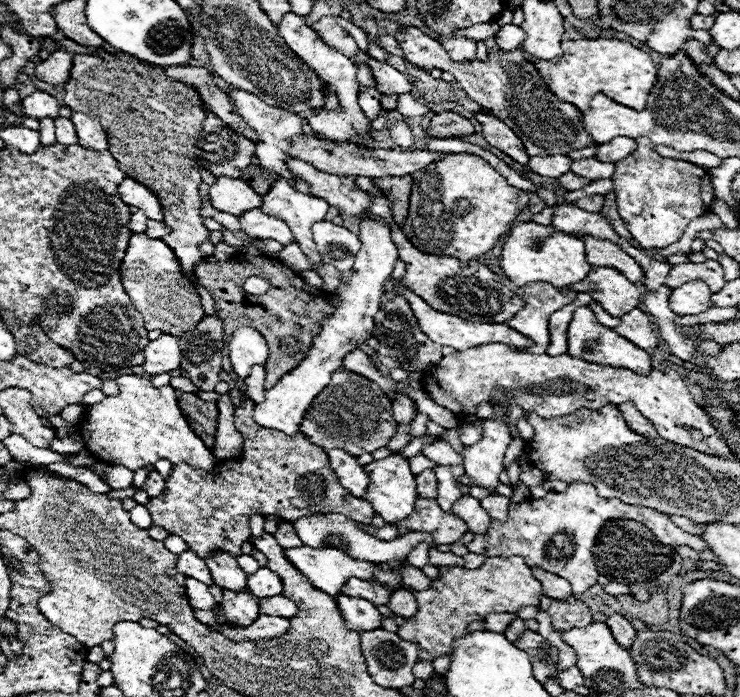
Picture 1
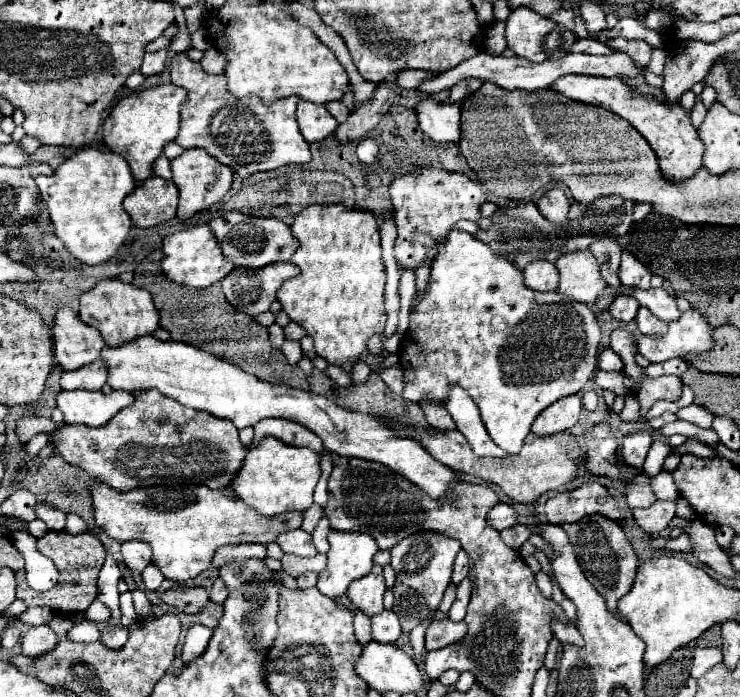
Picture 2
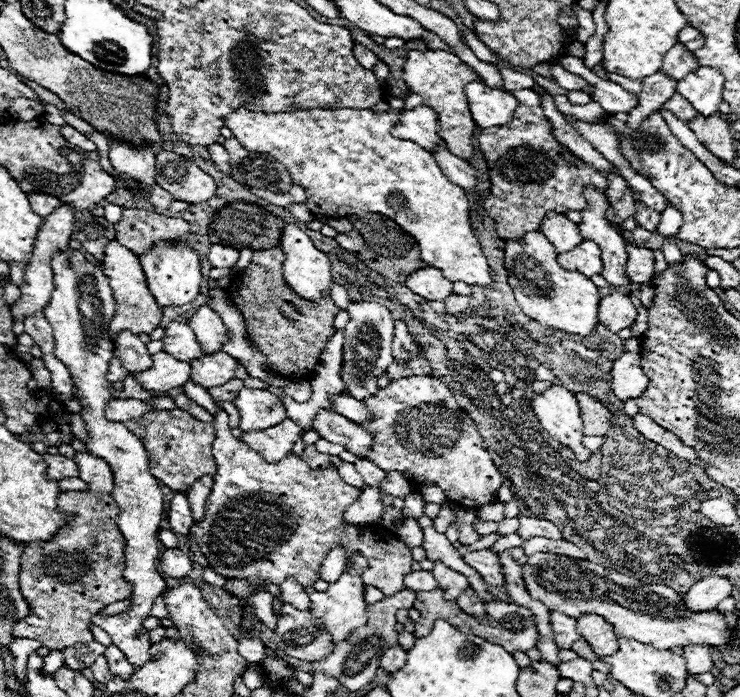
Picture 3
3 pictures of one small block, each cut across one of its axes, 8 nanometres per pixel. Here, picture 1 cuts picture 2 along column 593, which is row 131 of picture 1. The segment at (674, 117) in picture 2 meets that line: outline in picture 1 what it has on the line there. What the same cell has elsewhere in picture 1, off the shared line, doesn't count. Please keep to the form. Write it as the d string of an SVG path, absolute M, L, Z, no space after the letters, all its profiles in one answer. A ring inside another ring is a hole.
M72 112L74 126L78 128L78 144L88 148L88 150L108 150L108 138L104 128L100 126L98 120L80 114L80 112Z

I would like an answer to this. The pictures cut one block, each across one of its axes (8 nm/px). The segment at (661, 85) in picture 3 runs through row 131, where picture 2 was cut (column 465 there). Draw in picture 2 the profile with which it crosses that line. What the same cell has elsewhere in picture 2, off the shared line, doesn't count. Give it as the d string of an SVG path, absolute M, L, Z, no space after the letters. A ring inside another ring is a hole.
M450 618L434 620L426 630L426 650L438 650L450 644L460 642L466 636L464 622L452 622Z

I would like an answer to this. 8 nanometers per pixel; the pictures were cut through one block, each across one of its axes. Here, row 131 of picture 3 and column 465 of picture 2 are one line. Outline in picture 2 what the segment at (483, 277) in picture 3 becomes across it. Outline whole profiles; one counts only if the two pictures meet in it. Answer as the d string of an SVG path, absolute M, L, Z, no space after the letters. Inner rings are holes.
M452 230L448 234L448 242L446 242L444 252L440 252L436 256L436 260L432 262L432 272L430 272L430 282L428 282L428 288L426 288L426 294L424 294L424 298L420 298L420 302L416 302L416 306L414 306L414 310L410 314L408 334L406 334L406 338L402 338L400 364L404 368L404 378L406 378L406 388L404 388L402 396L406 400L410 400L410 402L420 402L422 396L428 396L428 400L444 402L448 384L458 384L458 386L462 386L470 394L470 398L478 406L478 410L482 414L482 422L484 422L488 434L492 436L492 440L500 448L504 448L508 454L518 454L526 434L530 432L530 426L532 426L534 418L544 408L554 404L556 400L560 400L564 396L570 396L570 394L576 394L576 392L580 392L588 384L590 376L596 370L598 344L600 344L600 324L598 324L596 314L588 308L588 304L582 304L582 302L576 302L572 298L566 298L560 292L536 292L536 290L526 288L524 272L512 260L508 260L508 258L504 258L500 254L494 254L486 242L474 238L470 232Z

